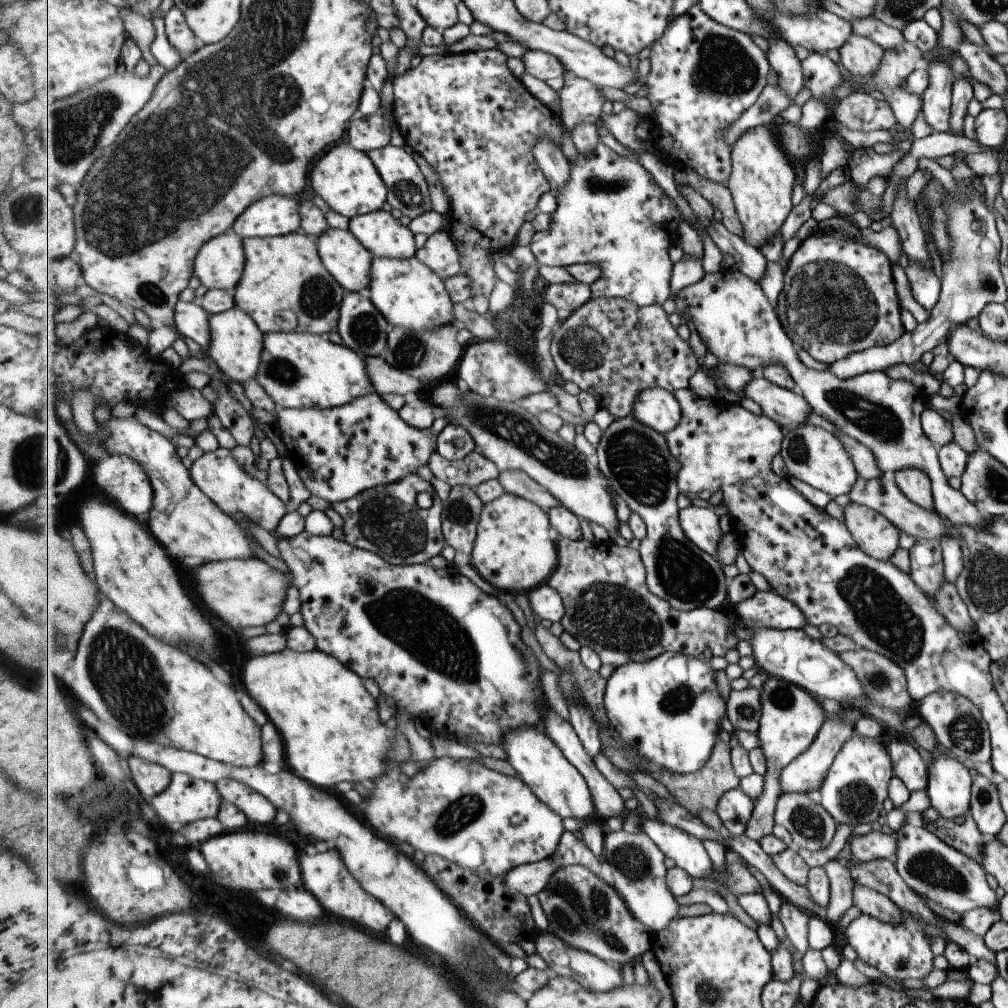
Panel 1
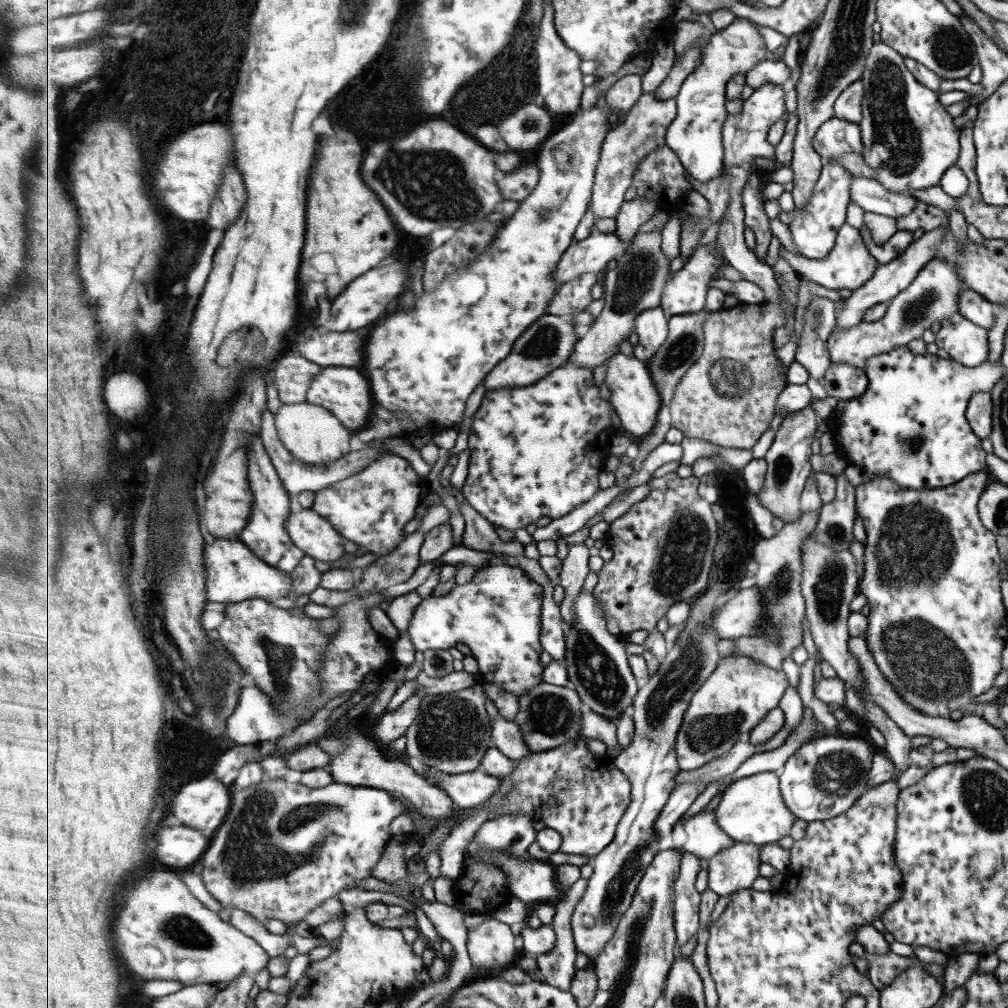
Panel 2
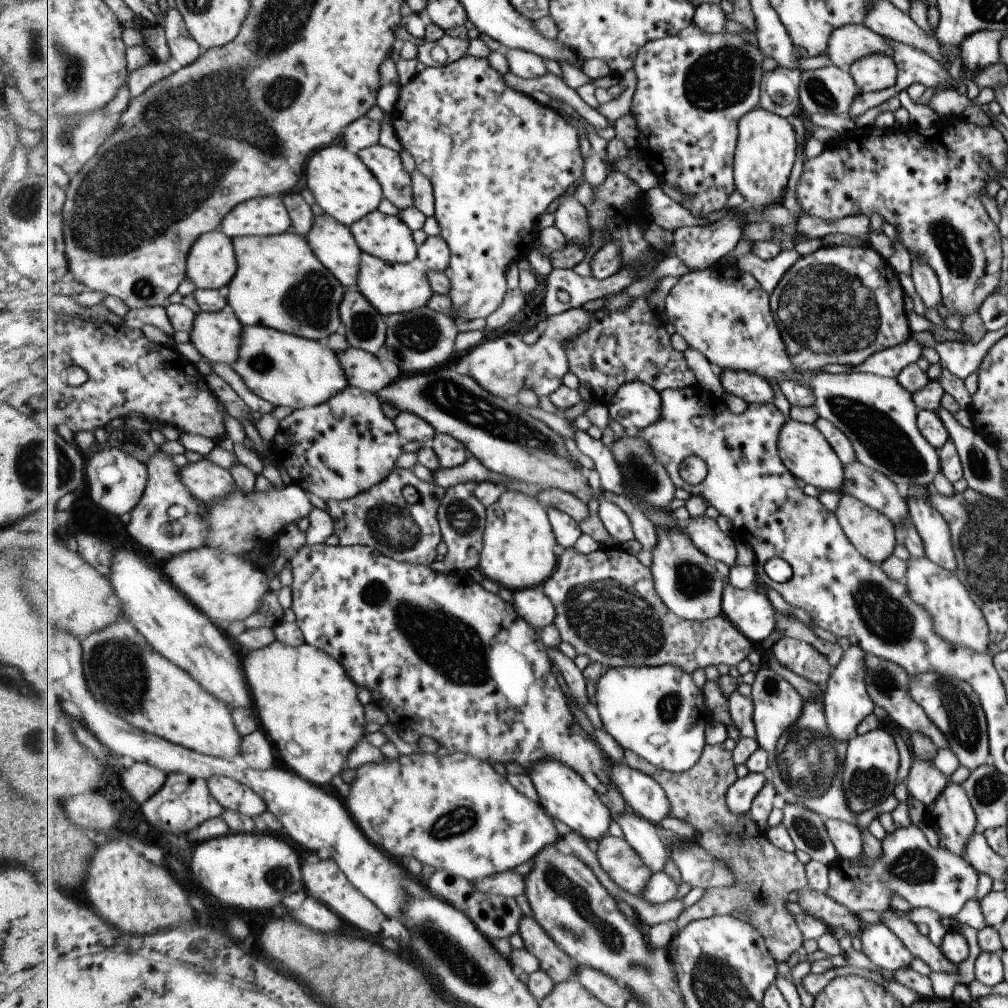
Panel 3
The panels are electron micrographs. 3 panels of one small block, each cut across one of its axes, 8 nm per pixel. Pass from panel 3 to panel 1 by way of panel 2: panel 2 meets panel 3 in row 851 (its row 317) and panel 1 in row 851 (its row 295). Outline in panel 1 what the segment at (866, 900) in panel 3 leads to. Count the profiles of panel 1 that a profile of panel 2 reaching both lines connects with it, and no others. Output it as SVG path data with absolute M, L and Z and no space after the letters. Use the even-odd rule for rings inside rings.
M905 823L894 833L894 837L897 842L893 857L895 870L901 880L921 898L957 915L977 908L985 908L991 912L998 910L995 891L987 886L984 869L976 860L963 856L923 826Z

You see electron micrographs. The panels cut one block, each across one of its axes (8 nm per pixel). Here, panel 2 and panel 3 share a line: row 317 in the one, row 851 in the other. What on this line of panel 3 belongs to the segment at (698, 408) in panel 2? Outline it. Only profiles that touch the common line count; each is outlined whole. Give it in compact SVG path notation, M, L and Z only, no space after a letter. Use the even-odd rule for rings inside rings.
M723 743L708 744L699 762L681 773L657 769L632 750L624 751L624 758L628 764L651 775L661 784L672 801L671 816L691 824L693 839L715 858L725 862L737 878L737 884L731 888L705 889L701 899L687 907L676 920L678 931L685 930L696 920L731 916L731 912L736 911L743 914L748 923L765 937L769 952L772 952L777 964L787 962L793 952L803 947L804 936L795 916L787 910L786 903L791 892L809 888L807 869L796 852L788 853L777 848L750 812L737 814L729 808L728 790L740 778L733 753Z

